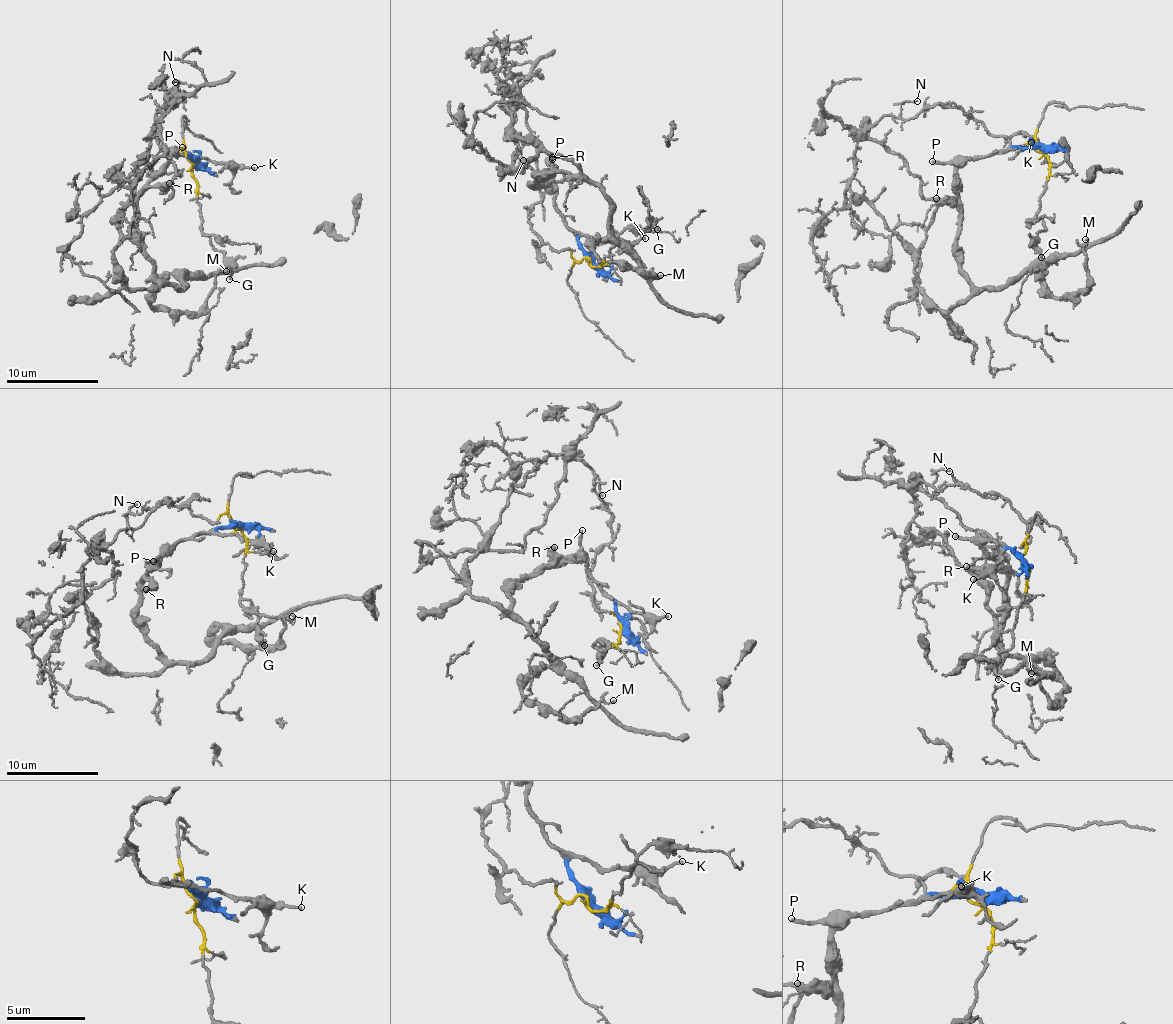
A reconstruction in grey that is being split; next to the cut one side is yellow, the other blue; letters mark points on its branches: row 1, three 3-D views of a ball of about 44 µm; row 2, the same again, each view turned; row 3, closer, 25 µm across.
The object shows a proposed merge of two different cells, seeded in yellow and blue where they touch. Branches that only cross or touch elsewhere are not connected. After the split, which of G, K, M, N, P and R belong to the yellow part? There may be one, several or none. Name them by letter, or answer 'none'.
G, N

